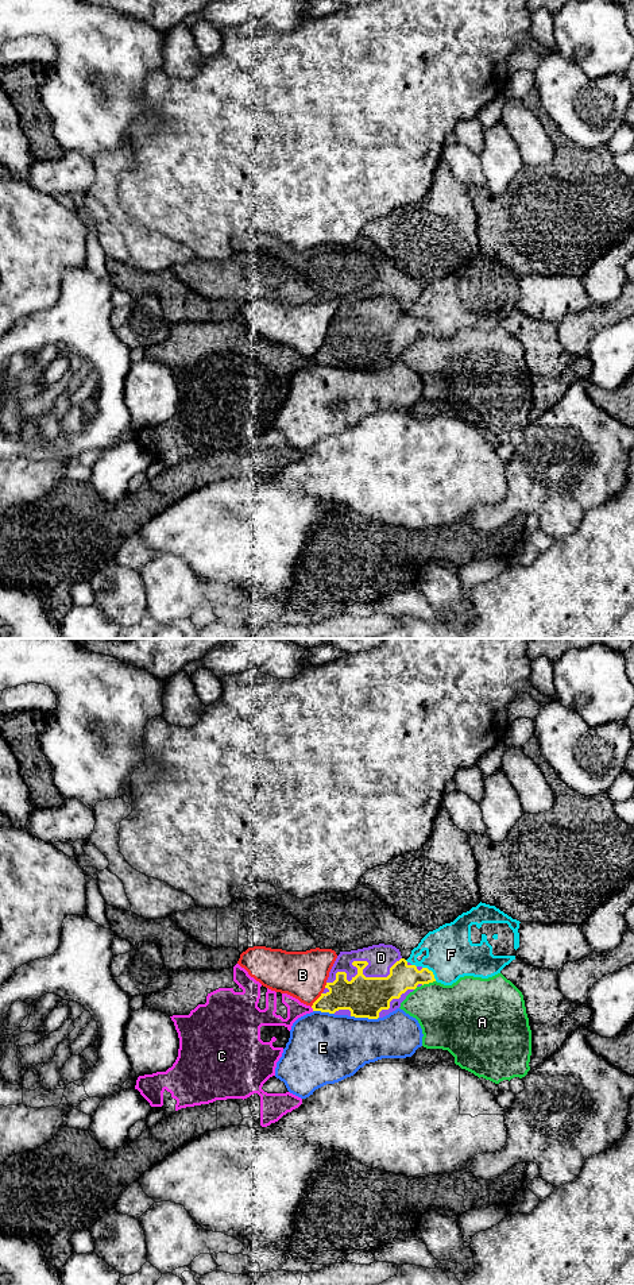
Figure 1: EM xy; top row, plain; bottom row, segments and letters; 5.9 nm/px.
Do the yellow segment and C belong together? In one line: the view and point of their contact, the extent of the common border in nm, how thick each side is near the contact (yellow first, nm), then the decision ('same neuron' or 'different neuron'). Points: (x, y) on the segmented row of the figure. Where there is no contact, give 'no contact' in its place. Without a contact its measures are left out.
contact xy (312, 1007); length 30 nm; calibres 180 and 100 nm; different neuron

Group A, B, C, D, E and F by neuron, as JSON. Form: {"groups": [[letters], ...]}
{"groups": [["A"], ["B"], ["C"], ["D"], ["E"], ["F"]]}

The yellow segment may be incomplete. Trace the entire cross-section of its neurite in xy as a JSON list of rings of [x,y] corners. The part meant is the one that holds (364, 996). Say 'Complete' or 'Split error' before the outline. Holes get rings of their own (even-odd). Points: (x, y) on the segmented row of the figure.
Split error. [[[393,945],[340,952],[313,1011],[378,1019],[401,1007],[417,987],[436,981],[428,968],[407,962]]]

